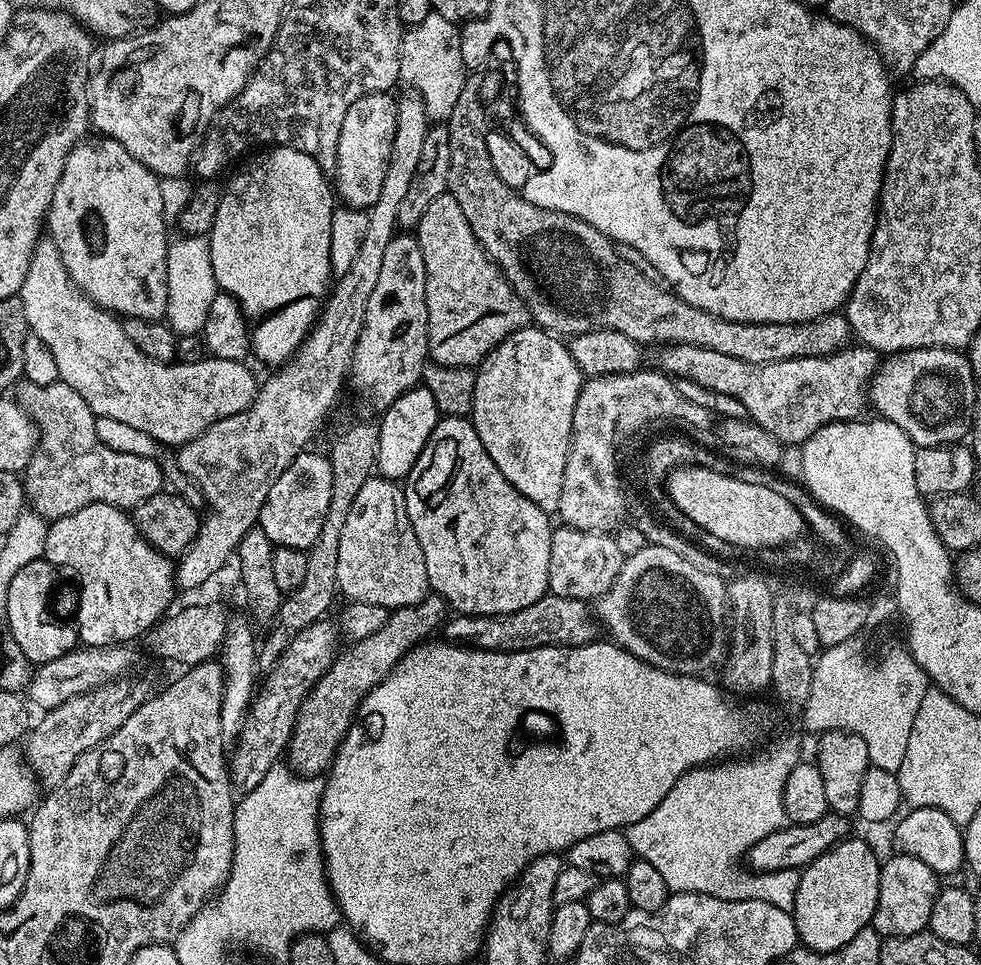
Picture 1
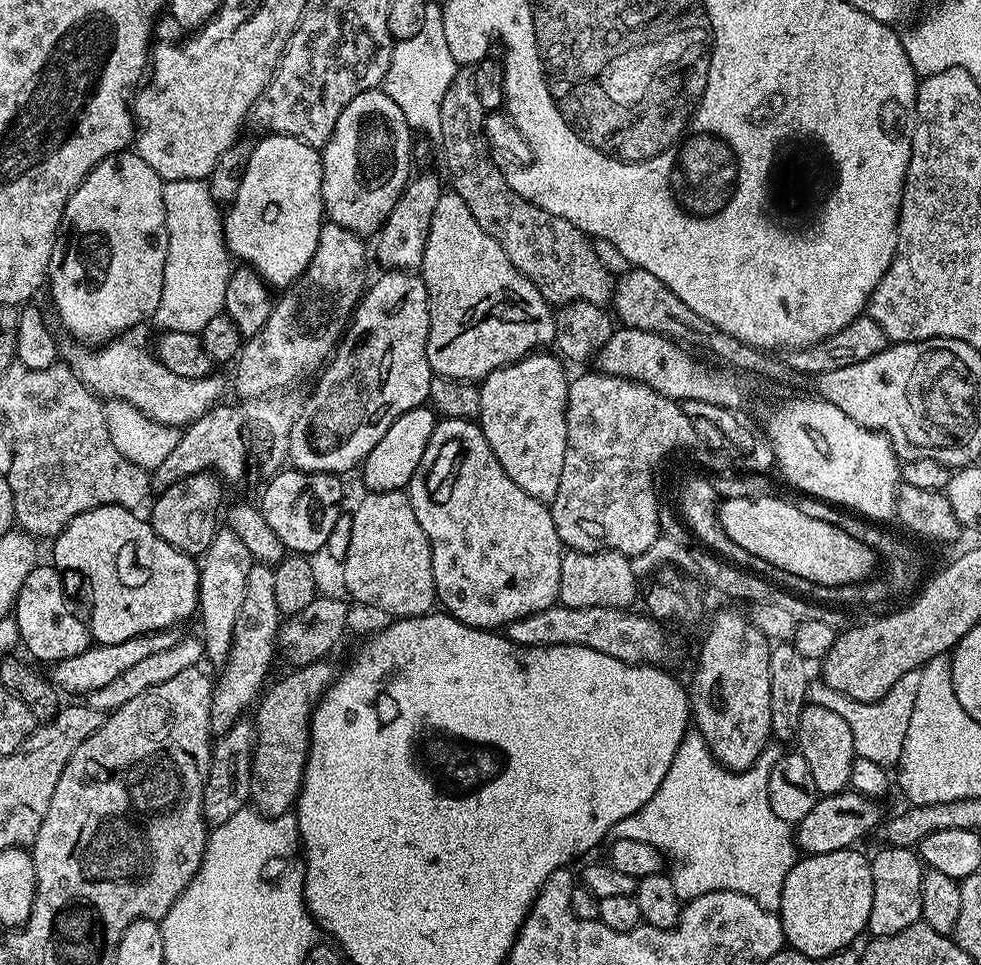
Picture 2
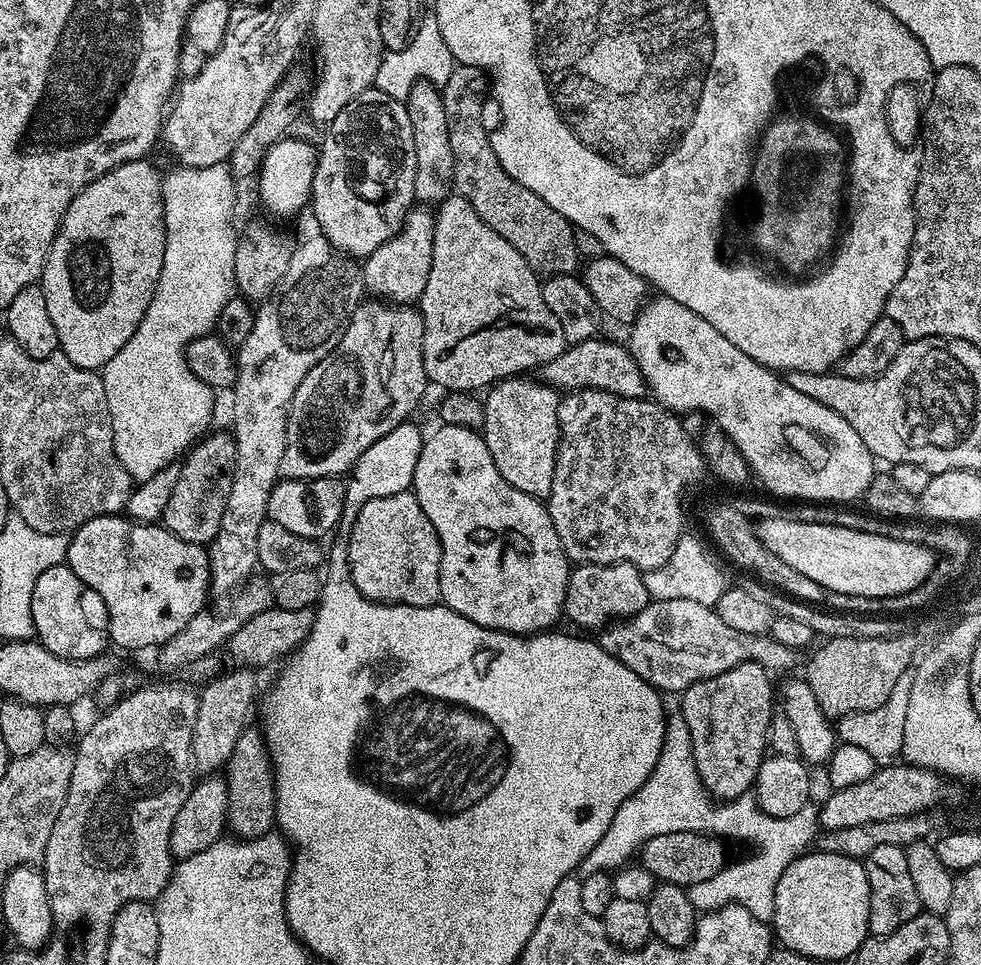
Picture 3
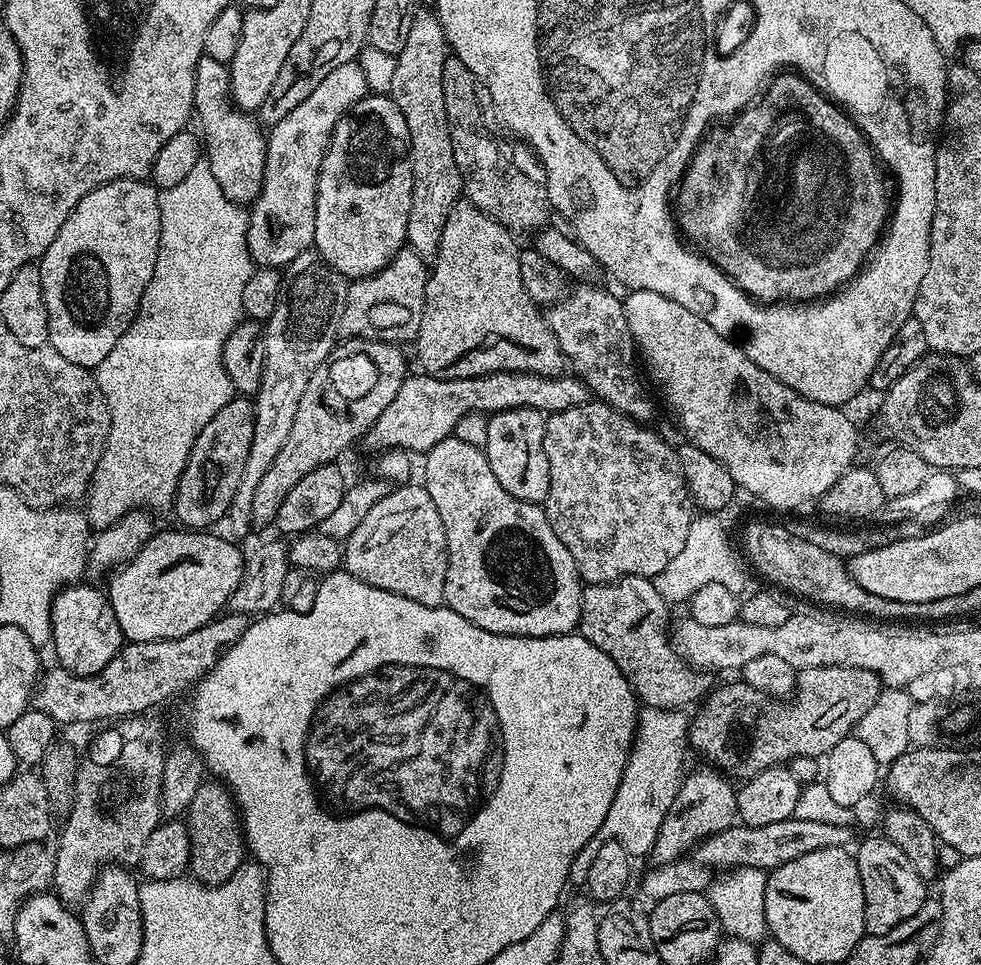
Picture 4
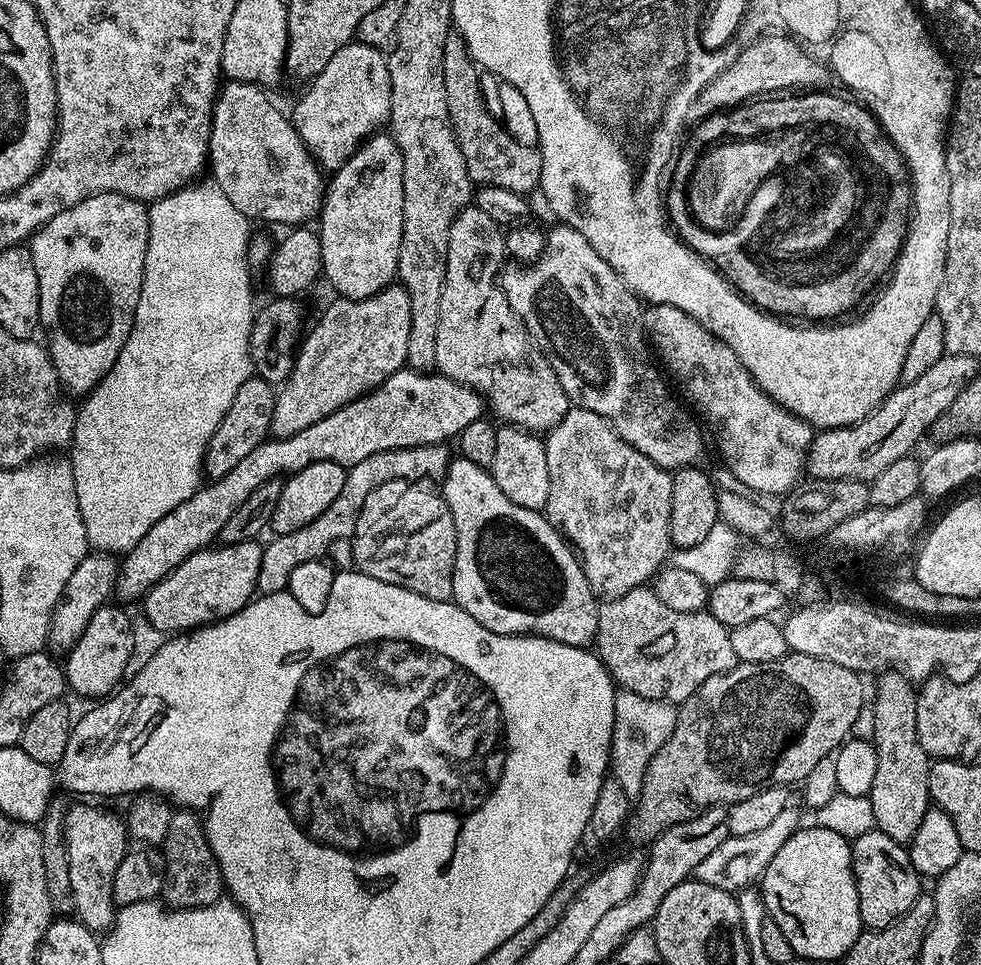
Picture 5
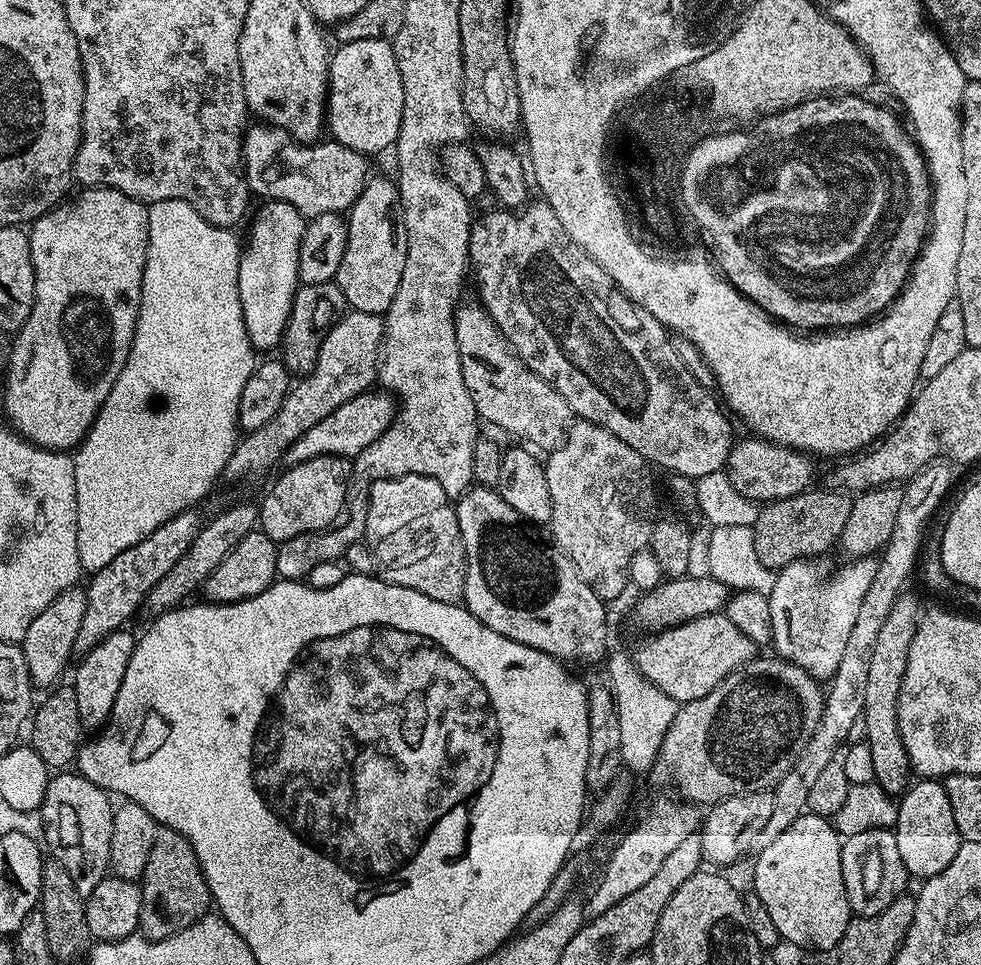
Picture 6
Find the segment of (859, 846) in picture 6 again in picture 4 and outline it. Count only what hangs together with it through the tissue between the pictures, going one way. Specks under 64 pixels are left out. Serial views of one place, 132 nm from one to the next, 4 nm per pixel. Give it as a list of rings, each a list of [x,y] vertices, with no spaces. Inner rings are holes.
[[[876,834],[869,840],[860,844],[860,849],[855,849],[856,865],[858,874],[862,878],[862,894],[864,895],[864,930],[869,936],[886,934],[894,930],[899,924],[905,924],[929,899],[929,885],[910,866],[906,854],[894,846],[882,834]]]

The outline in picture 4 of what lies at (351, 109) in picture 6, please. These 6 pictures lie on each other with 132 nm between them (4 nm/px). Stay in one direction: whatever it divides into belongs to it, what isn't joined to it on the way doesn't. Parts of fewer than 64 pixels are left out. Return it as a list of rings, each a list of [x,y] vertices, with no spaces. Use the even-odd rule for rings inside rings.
[[[353,62],[330,70],[326,78],[282,122],[271,125],[267,133],[264,182],[260,195],[250,204],[246,242],[253,265],[283,270],[298,254],[315,245],[316,179],[322,158],[332,141],[338,122],[355,104],[369,95],[366,77],[359,63]]]

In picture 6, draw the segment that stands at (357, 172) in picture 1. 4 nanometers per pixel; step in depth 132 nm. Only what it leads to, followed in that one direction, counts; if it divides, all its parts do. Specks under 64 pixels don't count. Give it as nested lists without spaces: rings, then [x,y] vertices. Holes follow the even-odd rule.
[[[373,175],[357,200],[347,210],[346,219],[348,222],[346,250],[342,254],[342,262],[336,271],[334,283],[342,290],[351,311],[365,312],[375,316],[387,313],[388,307],[394,302],[394,294],[398,294],[398,285],[402,282],[402,270],[406,267],[406,246],[408,245],[397,181]]]

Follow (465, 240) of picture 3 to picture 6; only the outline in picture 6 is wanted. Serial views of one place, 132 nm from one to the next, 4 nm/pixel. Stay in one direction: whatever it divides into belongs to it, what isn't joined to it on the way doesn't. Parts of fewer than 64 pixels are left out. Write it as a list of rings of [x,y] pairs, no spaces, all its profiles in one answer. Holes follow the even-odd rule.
[[[464,302],[457,307],[456,341],[458,358],[462,362],[462,378],[466,382],[466,390],[470,390],[470,398],[474,398],[477,417],[484,422],[489,420],[494,427],[517,436],[520,439],[517,441],[533,449],[557,448],[574,423],[570,402],[524,365],[496,323],[489,318],[483,304]]]

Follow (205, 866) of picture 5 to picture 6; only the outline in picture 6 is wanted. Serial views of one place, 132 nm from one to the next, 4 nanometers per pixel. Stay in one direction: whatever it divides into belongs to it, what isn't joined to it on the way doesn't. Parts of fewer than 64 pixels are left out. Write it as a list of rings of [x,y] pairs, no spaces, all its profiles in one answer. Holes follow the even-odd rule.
[[[157,827],[150,859],[139,881],[141,914],[139,935],[148,940],[169,940],[174,934],[189,928],[194,922],[209,915],[213,907],[212,895],[204,881],[202,866],[194,854],[194,846],[178,830]]]

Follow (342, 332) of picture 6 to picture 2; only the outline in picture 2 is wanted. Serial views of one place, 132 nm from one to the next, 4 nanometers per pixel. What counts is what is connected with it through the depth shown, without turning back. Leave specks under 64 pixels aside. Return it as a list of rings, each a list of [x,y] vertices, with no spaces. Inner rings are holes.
[[[432,172],[413,175],[398,198],[394,210],[381,226],[376,240],[376,256],[384,270],[416,270],[426,254],[426,238],[430,234],[430,218],[434,218],[434,206],[442,194],[440,180]]]

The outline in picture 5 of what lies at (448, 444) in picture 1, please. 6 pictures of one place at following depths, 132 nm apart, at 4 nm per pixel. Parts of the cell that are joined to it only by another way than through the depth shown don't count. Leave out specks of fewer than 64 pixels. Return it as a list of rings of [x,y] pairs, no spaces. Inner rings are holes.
[[[463,458],[448,465],[442,477],[442,495],[454,518],[456,557],[452,575],[452,600],[486,630],[507,636],[545,636],[547,640],[588,648],[598,630],[598,597],[586,582],[577,553],[553,528],[543,511],[518,506],[494,482],[489,469]]]

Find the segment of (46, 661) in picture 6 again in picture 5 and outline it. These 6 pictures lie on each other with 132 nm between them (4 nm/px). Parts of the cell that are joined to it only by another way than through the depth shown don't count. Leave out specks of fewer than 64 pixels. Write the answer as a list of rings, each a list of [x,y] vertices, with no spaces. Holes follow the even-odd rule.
[[[93,550],[82,558],[82,562],[78,562],[78,566],[74,566],[74,574],[70,574],[70,582],[66,582],[66,590],[60,601],[56,603],[48,627],[47,647],[53,653],[67,654],[74,646],[74,642],[82,638],[86,622],[90,622],[90,618],[94,618],[99,608],[109,603],[110,597],[115,593],[117,571],[118,560],[115,555]]]

